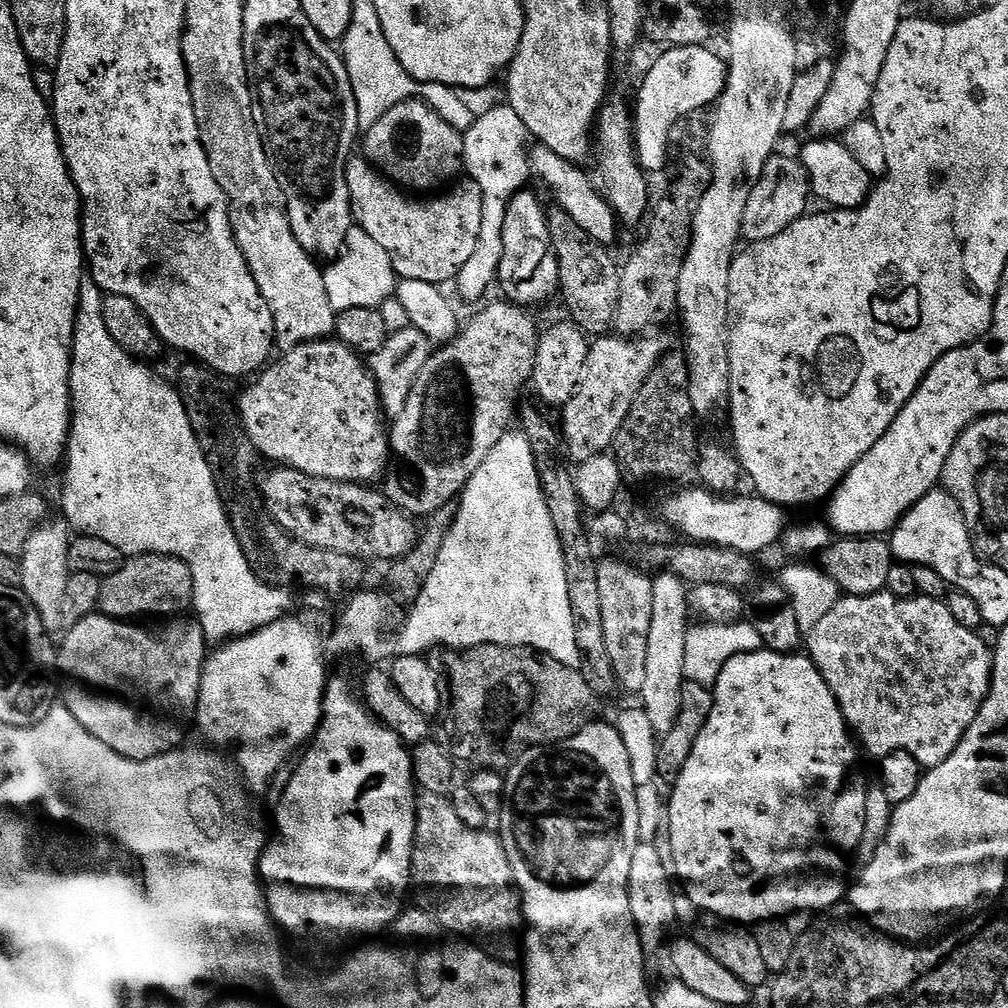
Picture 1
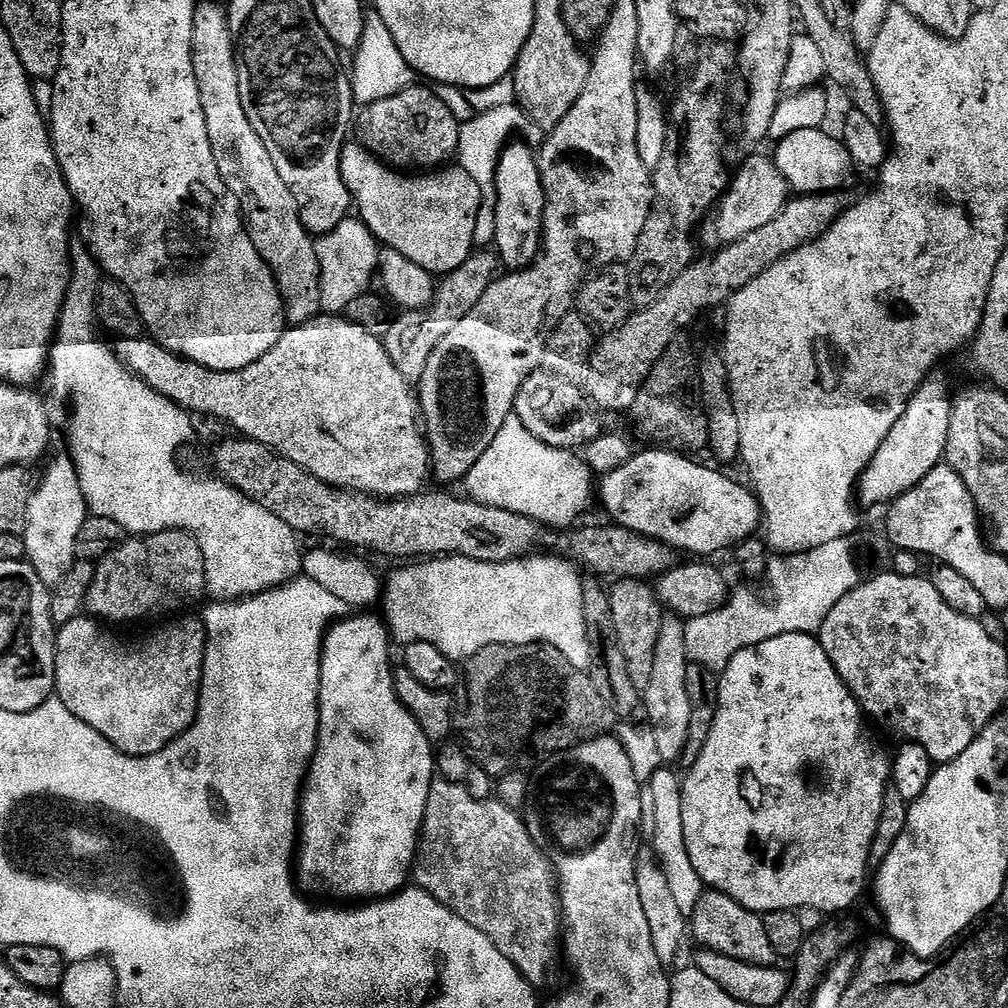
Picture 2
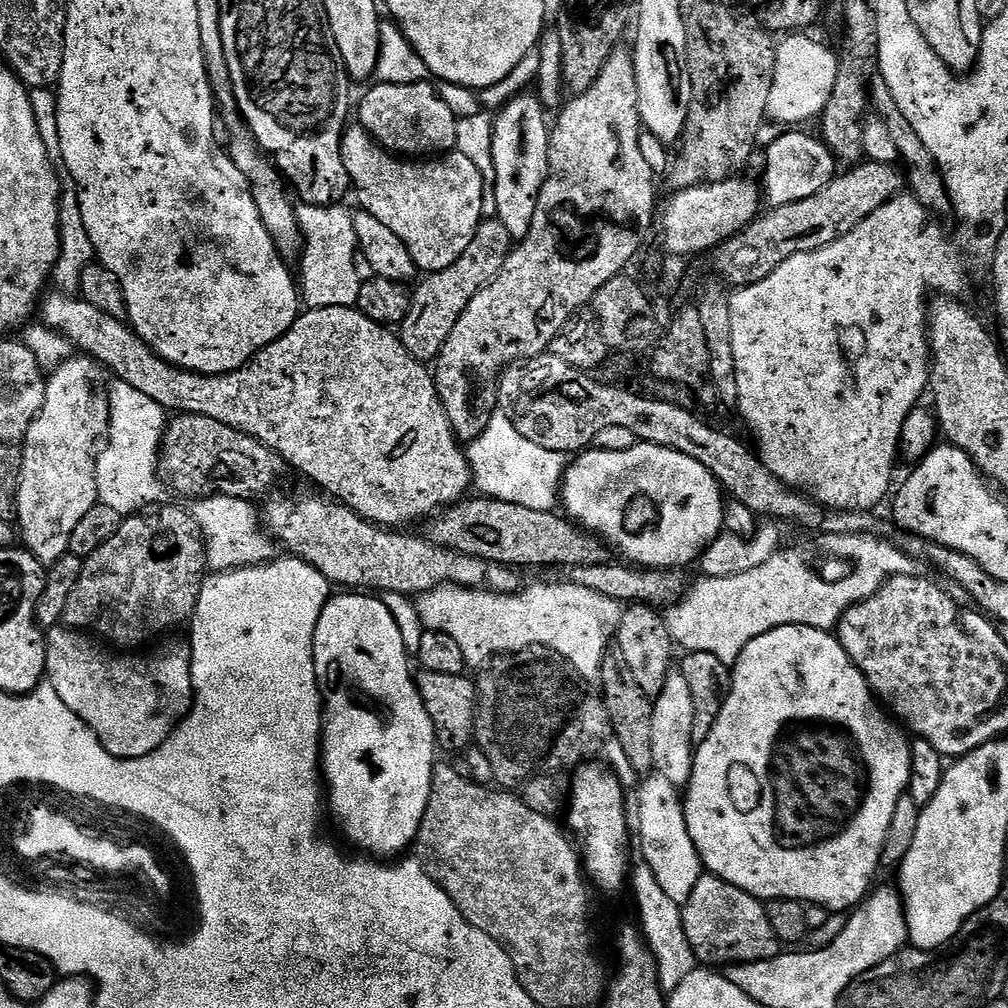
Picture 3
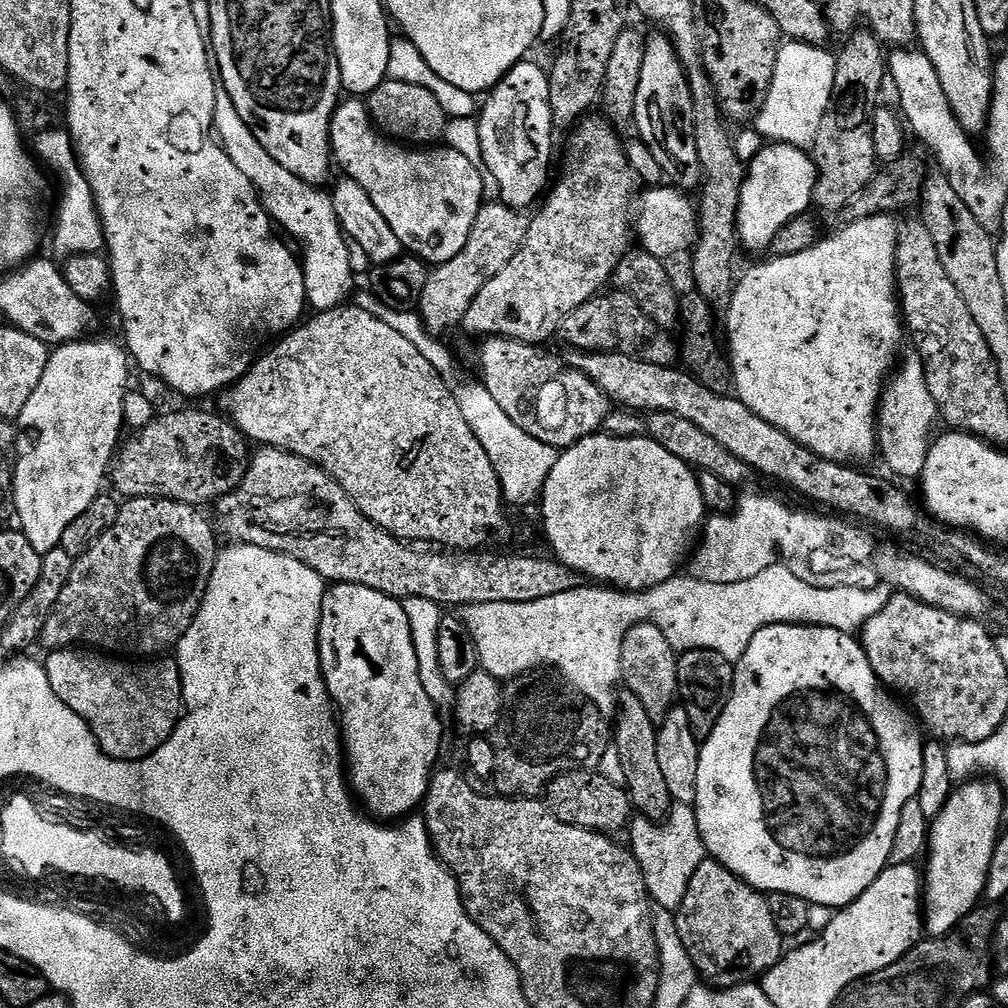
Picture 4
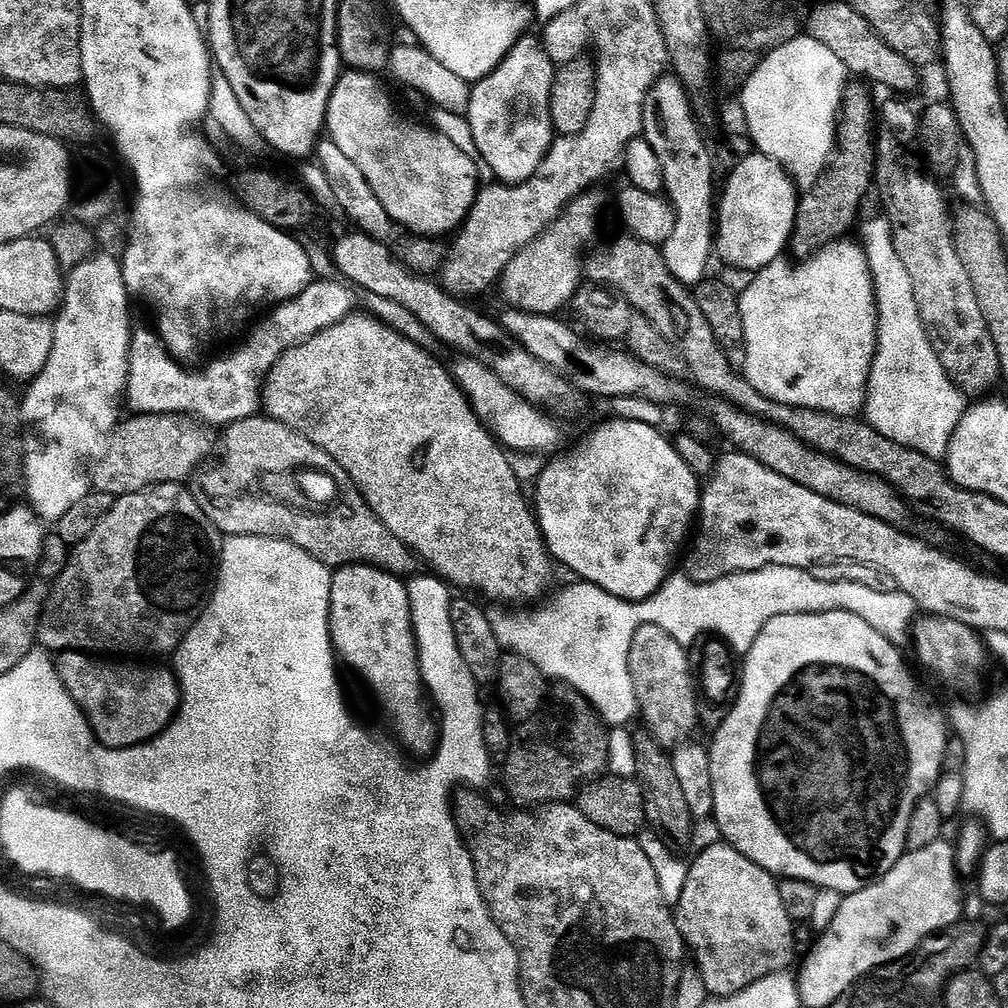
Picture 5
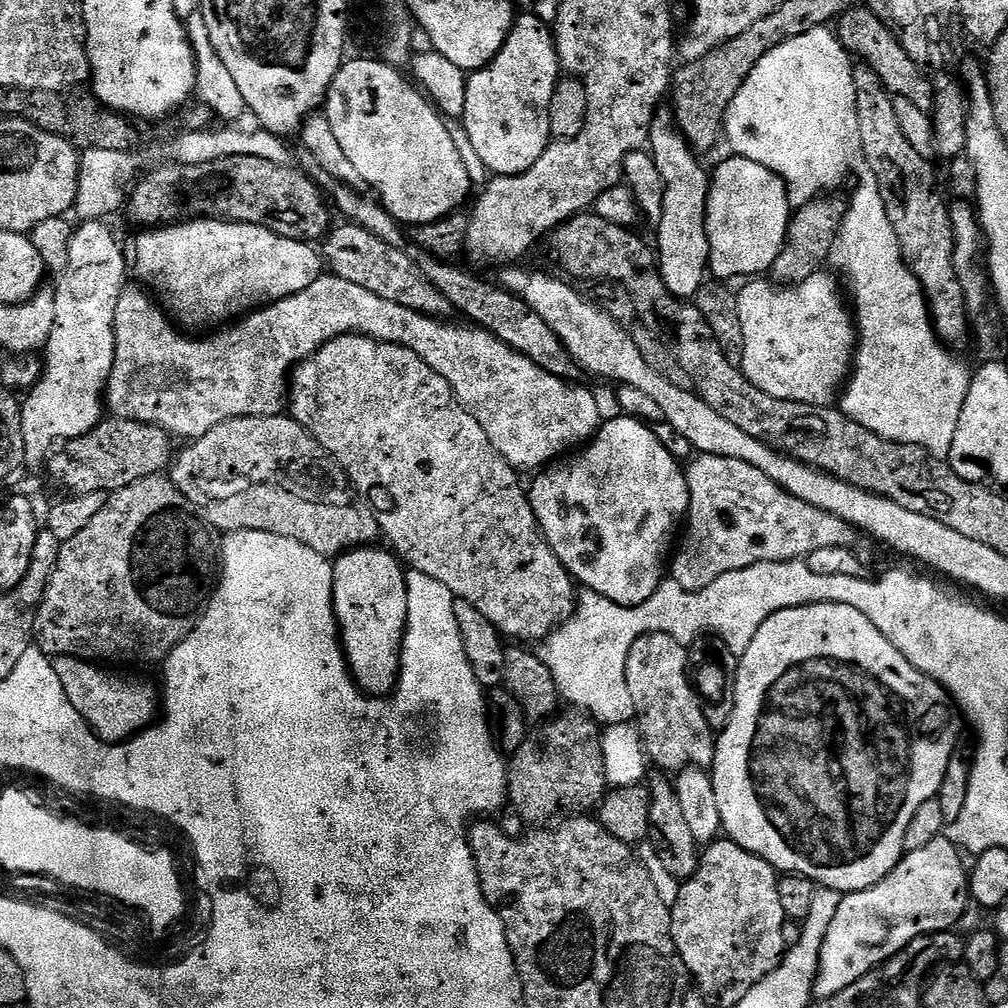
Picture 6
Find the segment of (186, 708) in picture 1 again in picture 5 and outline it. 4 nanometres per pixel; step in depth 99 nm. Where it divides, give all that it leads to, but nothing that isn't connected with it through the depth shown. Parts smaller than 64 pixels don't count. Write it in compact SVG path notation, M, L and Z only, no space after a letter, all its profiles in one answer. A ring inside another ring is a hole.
M74 651L59 653L54 663L70 698L84 711L96 739L107 748L136 748L150 742L172 725L180 707L180 686L171 667L151 668L148 662L113 662Z

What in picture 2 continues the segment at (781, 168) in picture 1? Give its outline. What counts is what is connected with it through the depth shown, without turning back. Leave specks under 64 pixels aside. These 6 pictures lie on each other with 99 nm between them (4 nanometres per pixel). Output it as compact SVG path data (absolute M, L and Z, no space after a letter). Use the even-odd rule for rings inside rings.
M771 155L750 157L741 166L740 173L731 177L728 191L715 209L717 245L727 246L746 238L746 234L754 234L754 230L762 230L762 226L769 225L782 214L789 199L788 183L782 170L778 170L775 159Z

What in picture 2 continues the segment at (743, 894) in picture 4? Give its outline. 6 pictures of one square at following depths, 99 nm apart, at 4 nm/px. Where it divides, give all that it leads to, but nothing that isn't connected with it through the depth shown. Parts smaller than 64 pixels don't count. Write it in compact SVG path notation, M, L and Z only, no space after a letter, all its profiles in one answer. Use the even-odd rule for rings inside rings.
M711 890L705 891L704 897L698 902L698 906L692 911L690 917L690 932L696 935L697 945L700 948L709 948L718 954L726 954L726 958L738 958L738 962L750 962L754 966L773 967L777 963L778 957L774 946L770 946L770 937L766 935L763 915L746 910L734 898L730 898L721 892Z

